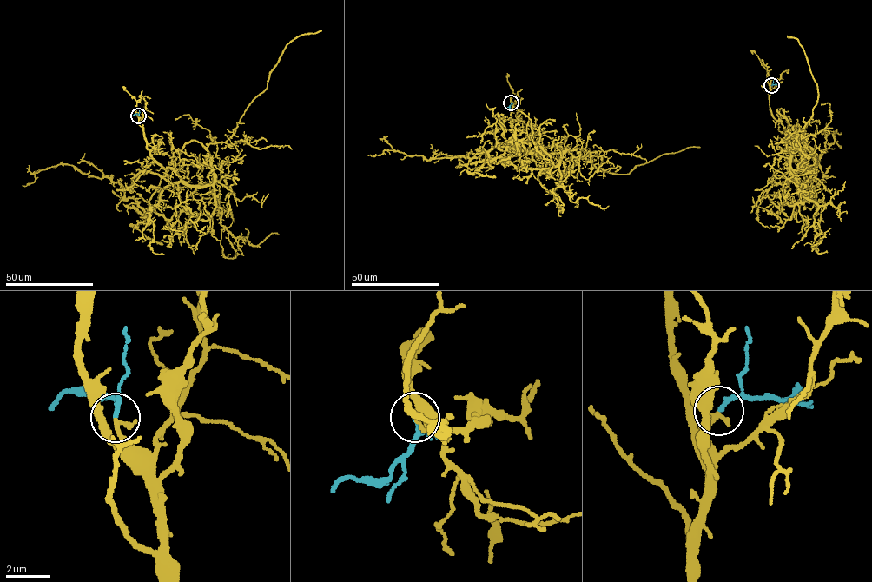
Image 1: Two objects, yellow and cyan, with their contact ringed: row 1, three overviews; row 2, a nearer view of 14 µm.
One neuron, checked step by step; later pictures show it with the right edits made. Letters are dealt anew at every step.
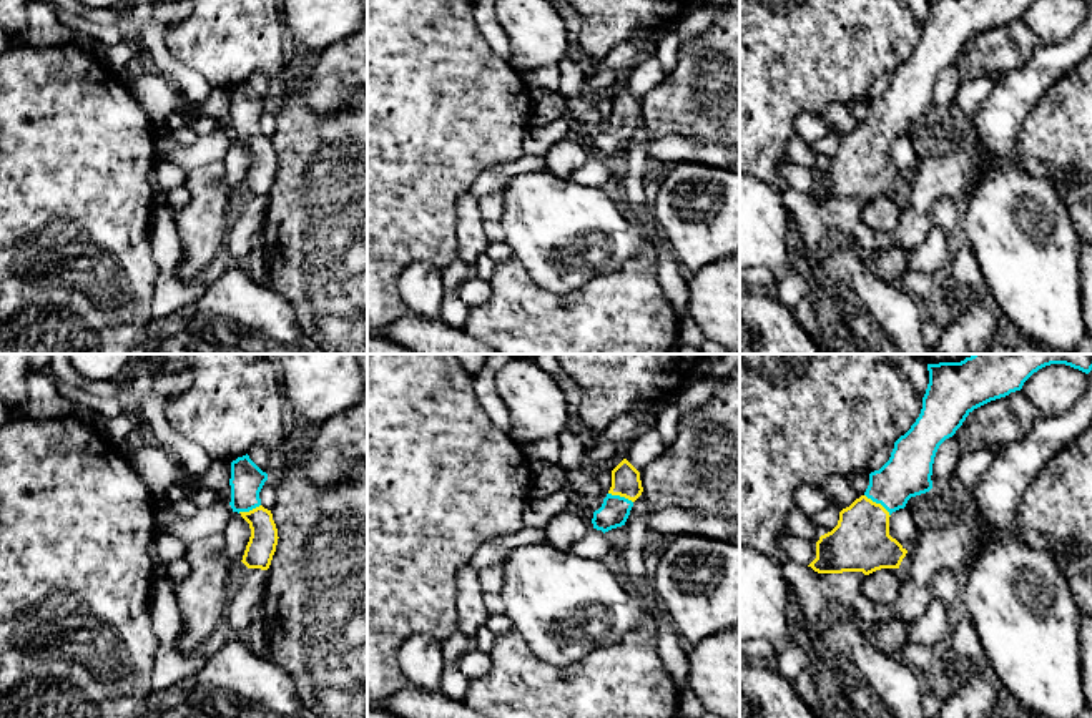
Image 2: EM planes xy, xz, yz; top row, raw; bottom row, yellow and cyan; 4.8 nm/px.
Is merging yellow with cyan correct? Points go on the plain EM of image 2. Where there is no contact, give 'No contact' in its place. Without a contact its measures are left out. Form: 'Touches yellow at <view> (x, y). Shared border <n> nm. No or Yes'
Touches yellow at yz (878, 132). Shared border 170 nm. Yes

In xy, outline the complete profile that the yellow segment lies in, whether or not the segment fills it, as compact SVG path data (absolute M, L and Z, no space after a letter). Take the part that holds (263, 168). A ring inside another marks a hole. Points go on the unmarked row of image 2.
M248 81L231 90L229 133L251 156L251 165L241 188L248 196L268 198L279 166L273 141L261 133L259 126L266 108L268 101Z

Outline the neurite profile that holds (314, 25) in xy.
M281 0L281 10L286 32L303 48L298 52L303 65L362 25L361 0Z

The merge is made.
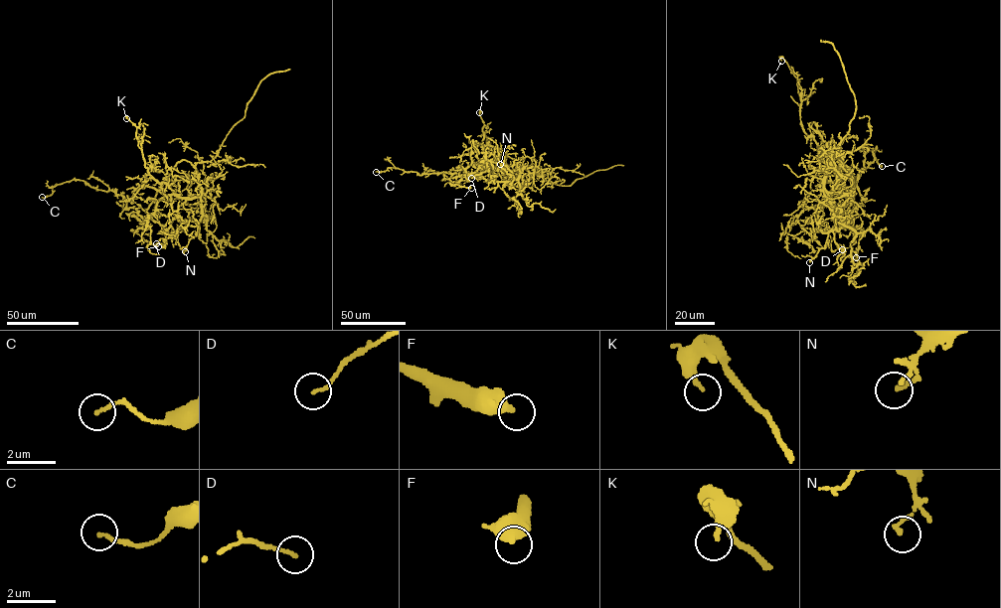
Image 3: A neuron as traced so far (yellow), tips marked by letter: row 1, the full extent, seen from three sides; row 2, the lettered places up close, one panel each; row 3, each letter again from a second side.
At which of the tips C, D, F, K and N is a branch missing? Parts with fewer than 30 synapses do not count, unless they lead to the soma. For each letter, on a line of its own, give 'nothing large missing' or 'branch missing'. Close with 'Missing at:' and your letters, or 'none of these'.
C: nothing large missing
D: nothing large missing
F: nothing large missing
K: nothing large missing
N: nothing large missing
Missing at: none of these

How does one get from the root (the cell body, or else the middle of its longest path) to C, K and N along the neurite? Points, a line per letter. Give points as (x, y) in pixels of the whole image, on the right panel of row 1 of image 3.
C: (826, 192), (834, 189), (842, 167), (856, 185), (860, 172), (874, 161), (876, 148), (874, 155), (882, 166)
K: (826, 192), (830, 194), (834, 189), (837, 177), (816, 143), (803, 128), (797, 78), (781, 58), (781, 61)
N: (826, 192), (835, 228), (829, 233), (826, 245), (809, 262)

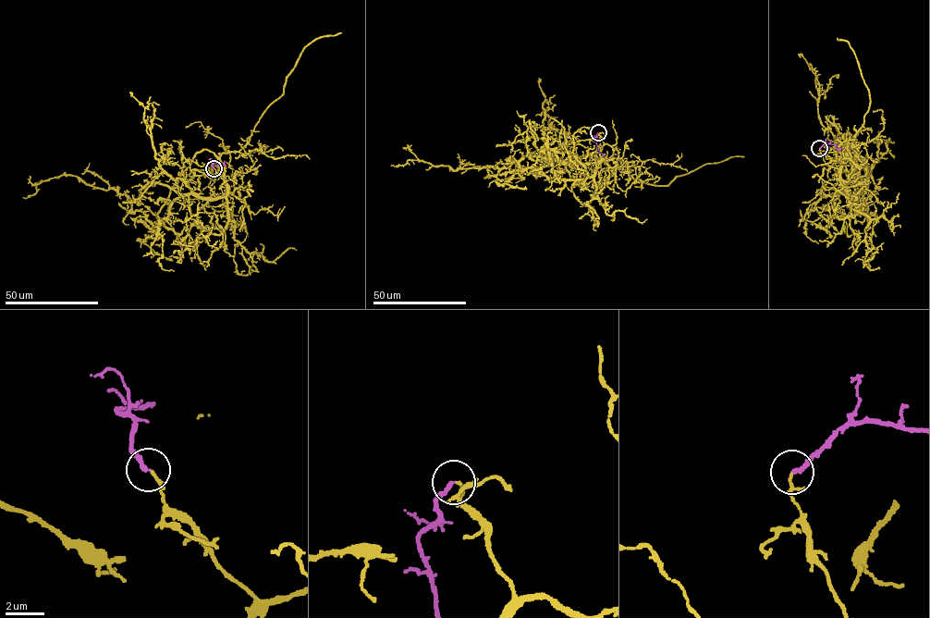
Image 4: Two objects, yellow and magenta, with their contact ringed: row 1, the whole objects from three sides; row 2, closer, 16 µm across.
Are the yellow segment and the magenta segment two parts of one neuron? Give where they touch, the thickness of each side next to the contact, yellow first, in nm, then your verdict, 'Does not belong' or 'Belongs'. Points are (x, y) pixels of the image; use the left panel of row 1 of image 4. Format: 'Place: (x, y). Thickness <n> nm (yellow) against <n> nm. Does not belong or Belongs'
Place: (214, 168). Thickness 100 nm (yellow) against 240 nm. Does not belong

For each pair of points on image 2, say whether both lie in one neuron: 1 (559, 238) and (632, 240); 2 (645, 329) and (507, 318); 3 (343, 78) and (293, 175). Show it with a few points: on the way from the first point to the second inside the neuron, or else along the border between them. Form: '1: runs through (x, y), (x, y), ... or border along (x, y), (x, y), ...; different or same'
1: runs through (577, 238), (614, 240); same
2: runs through (610, 329), (542, 329); same
3: border along (306, 78), (316, 112), (348, 103); different

